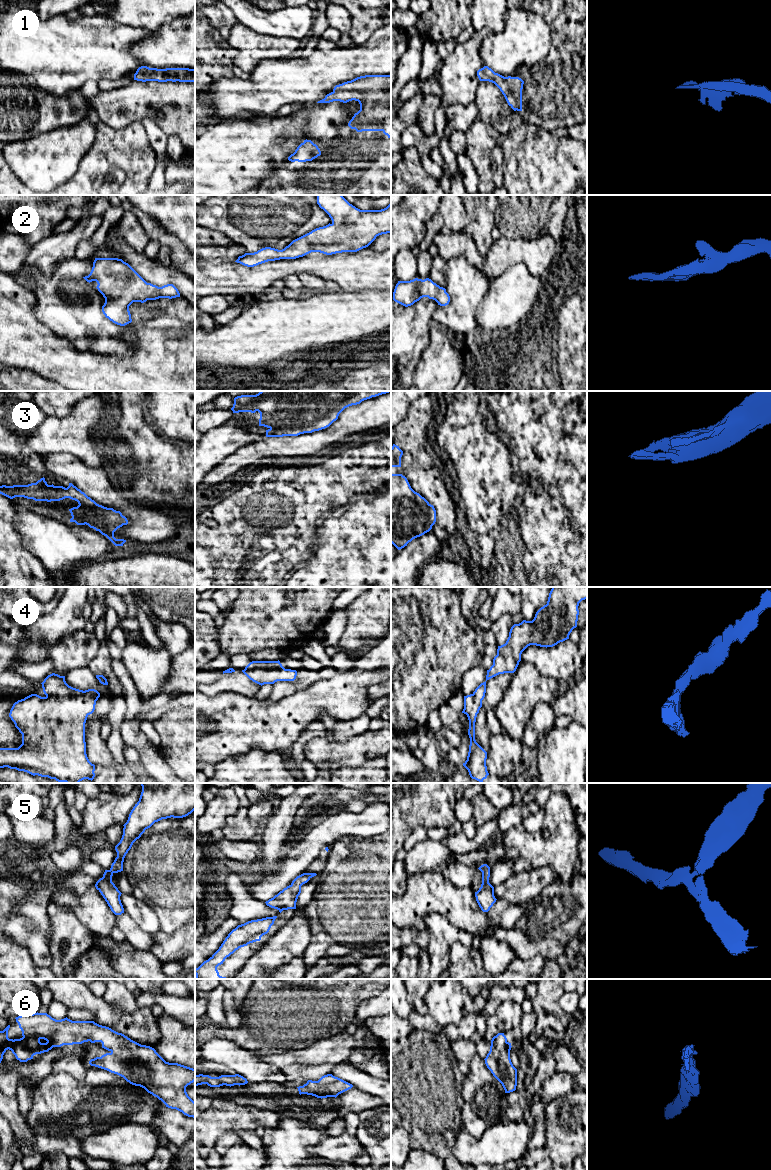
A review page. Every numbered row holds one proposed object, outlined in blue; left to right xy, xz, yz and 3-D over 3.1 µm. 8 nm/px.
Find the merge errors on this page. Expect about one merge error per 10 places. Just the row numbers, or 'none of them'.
none of them

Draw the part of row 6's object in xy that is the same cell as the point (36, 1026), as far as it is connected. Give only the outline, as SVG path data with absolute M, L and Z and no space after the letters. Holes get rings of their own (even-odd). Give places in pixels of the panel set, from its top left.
M47 1013L25 1014L15 1018L22 1031L22 1038L9 1039L8 1025L0 1031L0 1063L4 1053L9 1049L20 1062L33 1059L36 1054L48 1052L53 1047L63 1045L101 1042L102 1048L109 1052L89 1061L95 1066L123 1077L132 1085L144 1088L148 1093L161 1100L166 1107L176 1109L188 1117L195 1118L195 1102L188 1096L186 1087L195 1081L195 1069L166 1062L154 1048L141 1045L122 1033L94 1021L72 1021L67 1017L61 1020L52 1018Z

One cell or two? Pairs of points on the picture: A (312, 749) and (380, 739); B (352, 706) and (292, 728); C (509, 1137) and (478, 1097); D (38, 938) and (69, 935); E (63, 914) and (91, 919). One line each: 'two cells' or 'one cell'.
A: one cell
B: one cell
C: two cells
D: two cells
E: two cells

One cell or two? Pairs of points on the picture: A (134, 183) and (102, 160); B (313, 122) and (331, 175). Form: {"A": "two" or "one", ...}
{"A": "one", "B": "two"}

